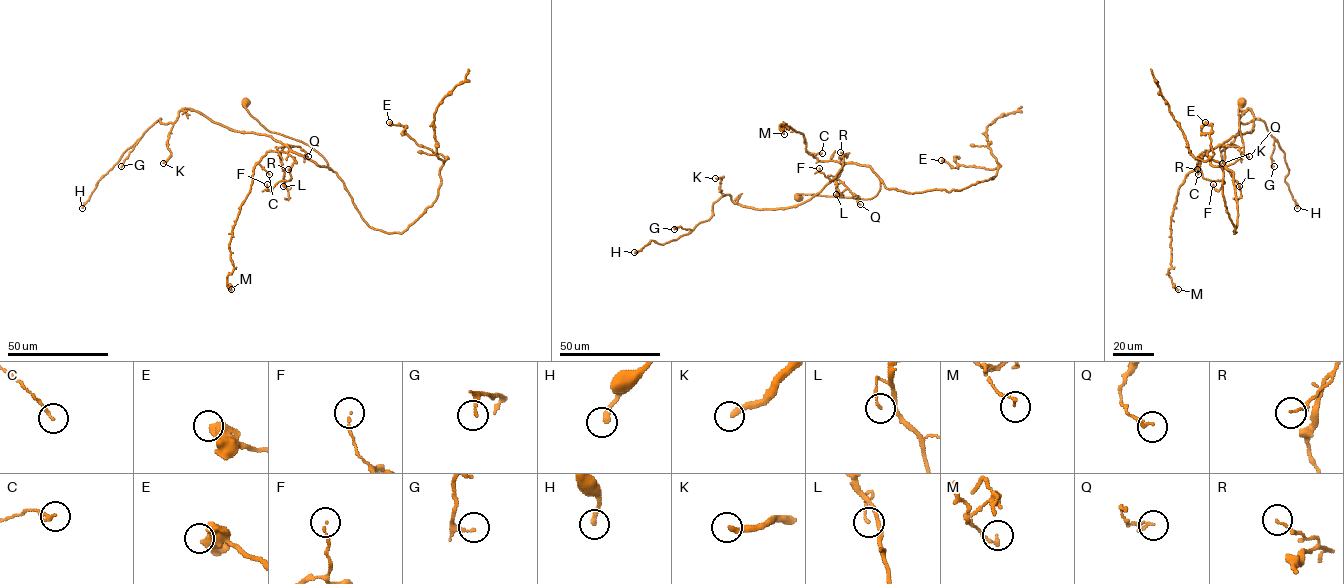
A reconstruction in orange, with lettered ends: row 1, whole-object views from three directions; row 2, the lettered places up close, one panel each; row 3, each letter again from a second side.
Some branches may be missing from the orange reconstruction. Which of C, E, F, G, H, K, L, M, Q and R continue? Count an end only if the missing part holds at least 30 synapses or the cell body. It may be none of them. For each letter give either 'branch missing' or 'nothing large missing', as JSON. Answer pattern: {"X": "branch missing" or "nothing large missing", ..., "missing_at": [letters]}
{"C": "nothing large missing", "E": "nothing large missing", "F": "nothing large missing", "G": "nothing large missing", "H": "nothing large missing", "K": "nothing large missing", "L": "nothing large missing", "M": "nothing large missing", "Q": "nothing large missing", "R": "nothing large missing", "missing_at": []}

